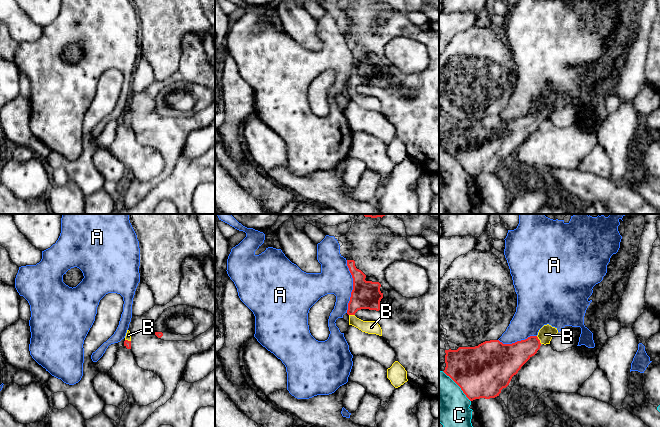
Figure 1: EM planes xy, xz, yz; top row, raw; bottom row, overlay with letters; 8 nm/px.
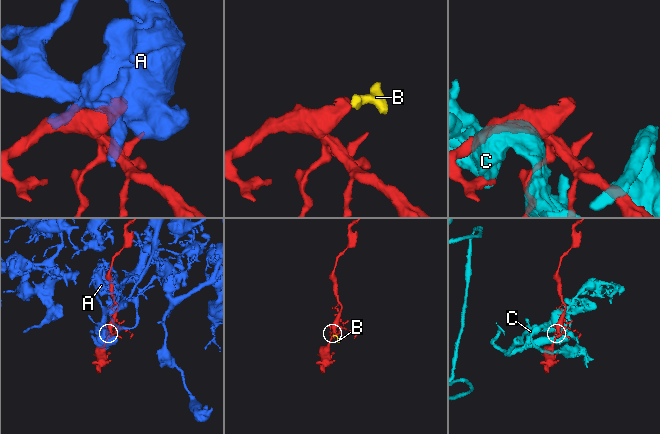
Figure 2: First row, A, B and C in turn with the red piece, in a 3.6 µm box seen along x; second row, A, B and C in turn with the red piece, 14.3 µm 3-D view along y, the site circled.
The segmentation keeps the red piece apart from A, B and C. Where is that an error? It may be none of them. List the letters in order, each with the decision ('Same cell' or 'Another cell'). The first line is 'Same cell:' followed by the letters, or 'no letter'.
Same cell: B
A: Another cell
B: Same cell
C: Another cell

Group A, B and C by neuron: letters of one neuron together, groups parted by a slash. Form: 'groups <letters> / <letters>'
groups A / B / C

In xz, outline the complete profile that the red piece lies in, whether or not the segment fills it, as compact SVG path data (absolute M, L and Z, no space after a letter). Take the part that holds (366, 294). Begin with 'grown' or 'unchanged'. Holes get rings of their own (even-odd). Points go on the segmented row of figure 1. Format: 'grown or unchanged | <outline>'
grown | M347 260L347 266L353 278L353 290L348 303L349 325L362 332L382 336L382 329L375 321L363 321L355 316L361 309L389 312L386 298L389 292L384 290L376 278L366 276L357 269L354 260Z

